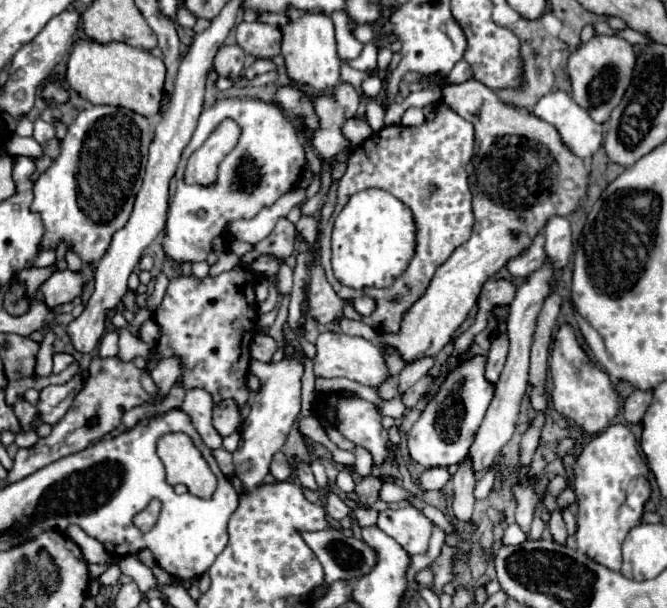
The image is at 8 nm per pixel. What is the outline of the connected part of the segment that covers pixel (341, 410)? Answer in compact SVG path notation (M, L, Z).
M317 394L313 412L321 412L327 406L337 408L337 430L351 442L367 448L377 464L381 464L387 454L389 434L381 426L381 414L375 410L373 402L359 398L341 398L339 394Z

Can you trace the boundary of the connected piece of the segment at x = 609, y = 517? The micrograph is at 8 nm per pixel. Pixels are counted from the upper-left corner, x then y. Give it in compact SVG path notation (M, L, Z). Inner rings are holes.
M625 424L609 426L589 440L575 464L573 490L577 494L577 546L597 564L609 570L621 570L621 544L627 532L639 524L643 504L649 498L647 466L643 464L635 436Z

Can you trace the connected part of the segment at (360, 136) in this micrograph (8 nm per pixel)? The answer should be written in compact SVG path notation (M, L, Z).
M351 118L343 124L343 132L345 136L349 138L349 142L353 146L359 146L365 138L369 138L373 134L373 130L369 128L369 124L365 120L357 120L357 118Z

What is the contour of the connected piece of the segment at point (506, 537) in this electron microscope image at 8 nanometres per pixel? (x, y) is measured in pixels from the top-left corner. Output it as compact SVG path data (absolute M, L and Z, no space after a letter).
M515 522L515 524L509 524L505 528L505 534L503 534L503 544L513 544L513 546L519 546L527 540L527 534L523 532L523 528Z

